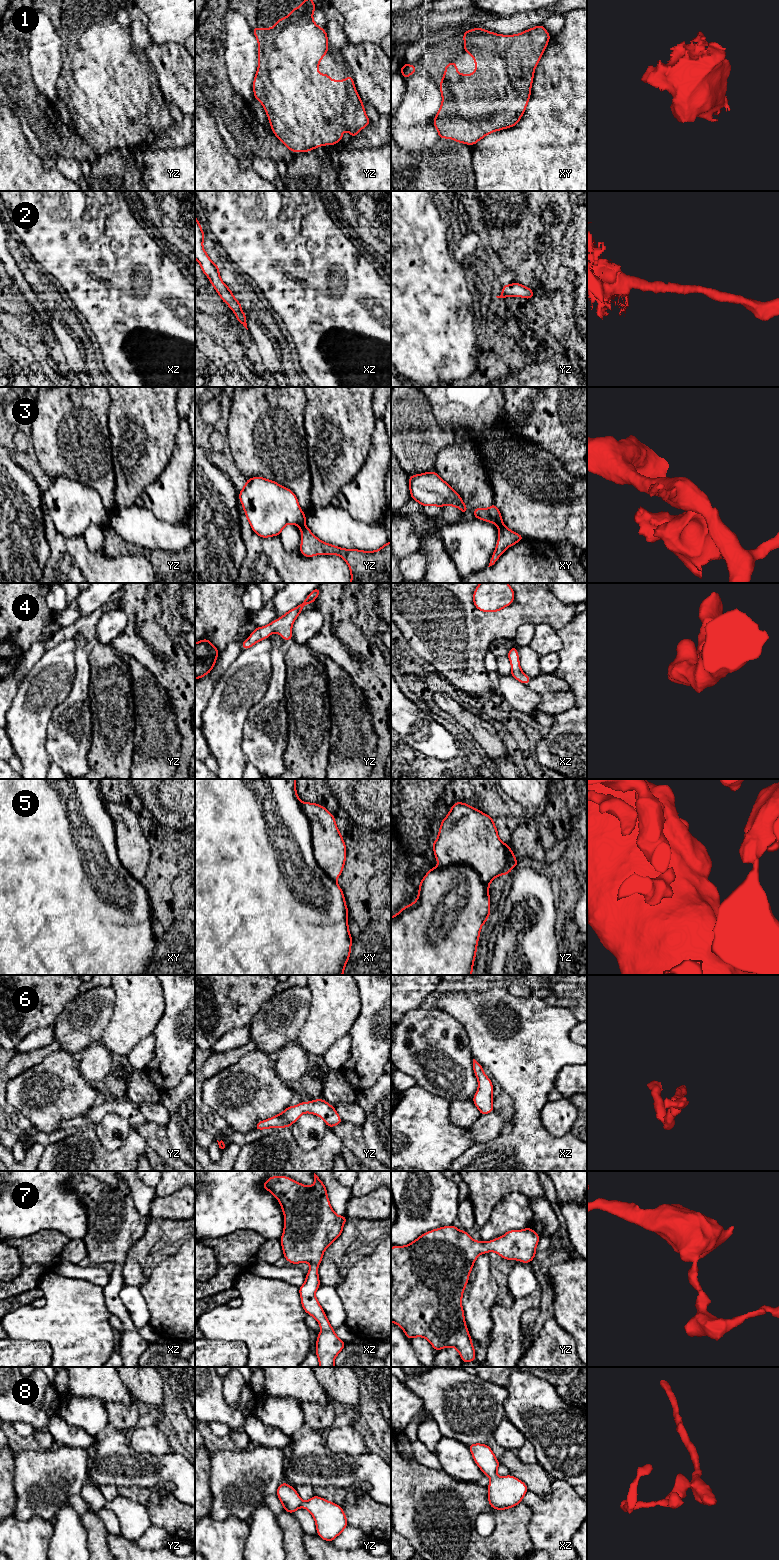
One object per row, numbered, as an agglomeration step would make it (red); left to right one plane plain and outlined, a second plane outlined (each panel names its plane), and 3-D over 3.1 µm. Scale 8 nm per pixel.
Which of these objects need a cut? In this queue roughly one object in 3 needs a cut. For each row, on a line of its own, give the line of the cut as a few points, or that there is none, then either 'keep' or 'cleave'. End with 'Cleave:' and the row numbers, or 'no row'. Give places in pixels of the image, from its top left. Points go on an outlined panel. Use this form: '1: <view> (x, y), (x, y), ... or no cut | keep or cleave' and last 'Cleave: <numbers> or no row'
1: no cut | keep
2: no cut | keep
3: yz (304, 524), (300, 527) | cleave
4: no cut | keep
5: xy (300, 802), (309, 824), (313, 857), (335, 881) | cleave
6: no cut | keep
7: no cut | keep
8: no cut | keep
Cleave: 3, 5

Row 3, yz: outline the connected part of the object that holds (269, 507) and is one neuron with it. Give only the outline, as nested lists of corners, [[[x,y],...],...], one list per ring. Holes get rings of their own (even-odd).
[[[257,476],[249,478],[239,492],[247,521],[262,538],[278,536],[287,524],[305,525],[306,515],[292,490]]]

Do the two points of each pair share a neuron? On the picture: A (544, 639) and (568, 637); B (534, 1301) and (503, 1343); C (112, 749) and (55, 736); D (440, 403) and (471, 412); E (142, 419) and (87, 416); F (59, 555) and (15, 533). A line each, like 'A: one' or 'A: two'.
A: two
B: one
C: two
D: one
E: two
F: two

